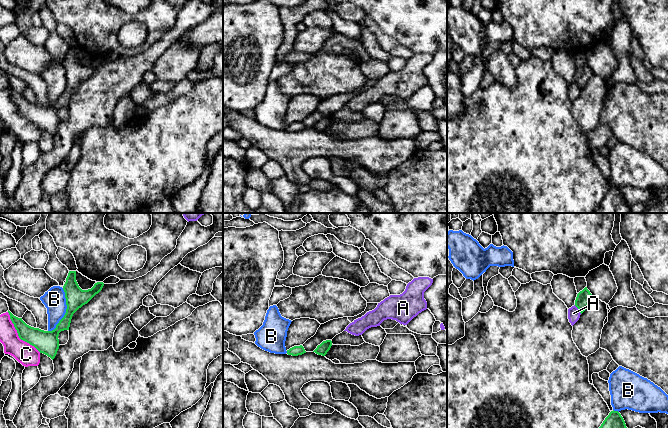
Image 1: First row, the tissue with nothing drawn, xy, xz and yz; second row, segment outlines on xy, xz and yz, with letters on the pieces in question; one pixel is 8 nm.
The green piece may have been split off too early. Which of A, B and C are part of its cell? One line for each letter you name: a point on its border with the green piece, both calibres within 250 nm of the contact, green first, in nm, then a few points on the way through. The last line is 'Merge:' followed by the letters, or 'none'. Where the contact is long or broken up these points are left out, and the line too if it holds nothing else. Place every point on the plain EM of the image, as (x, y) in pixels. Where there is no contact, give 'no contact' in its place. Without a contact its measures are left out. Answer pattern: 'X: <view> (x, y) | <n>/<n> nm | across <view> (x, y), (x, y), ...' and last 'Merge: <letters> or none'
Merge: none

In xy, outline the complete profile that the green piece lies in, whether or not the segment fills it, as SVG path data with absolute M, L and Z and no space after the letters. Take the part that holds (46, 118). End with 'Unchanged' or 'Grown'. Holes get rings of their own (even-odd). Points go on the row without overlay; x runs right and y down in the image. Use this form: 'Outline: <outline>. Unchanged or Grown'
Outline: M69 47L63 62L66 74L66 89L52 107L44 107L27 101L22 94L14 92L9 86L10 95L17 106L21 116L34 122L40 129L55 134L59 125L59 109L69 106L73 90L87 80L104 62L103 58L97 58L91 65L82 66L76 57L76 47Z. Unchanged

